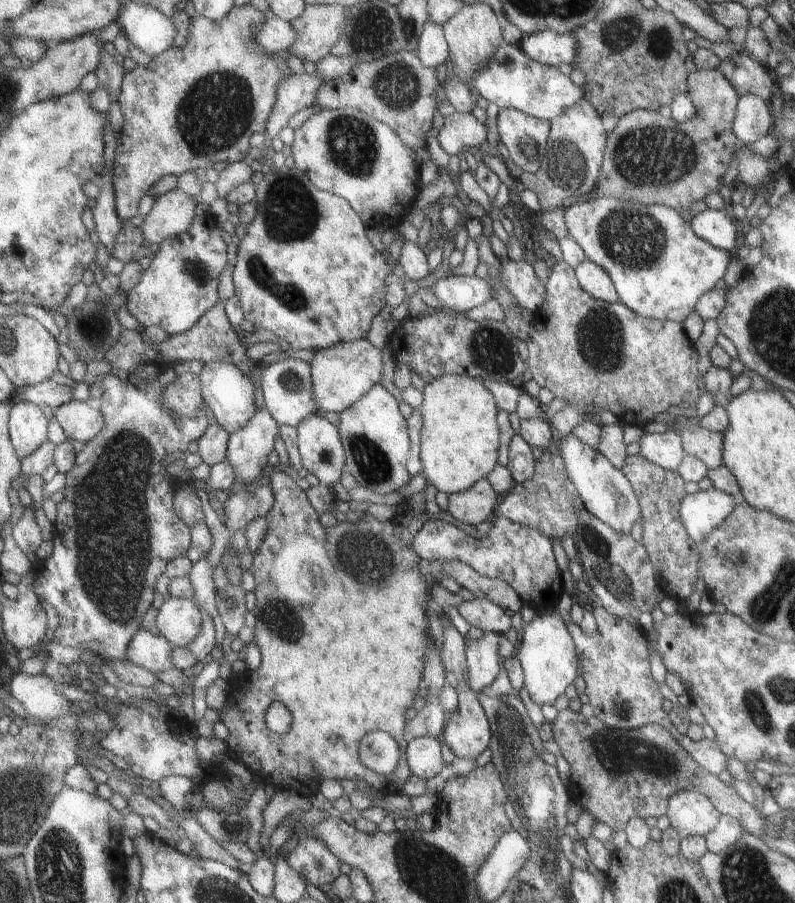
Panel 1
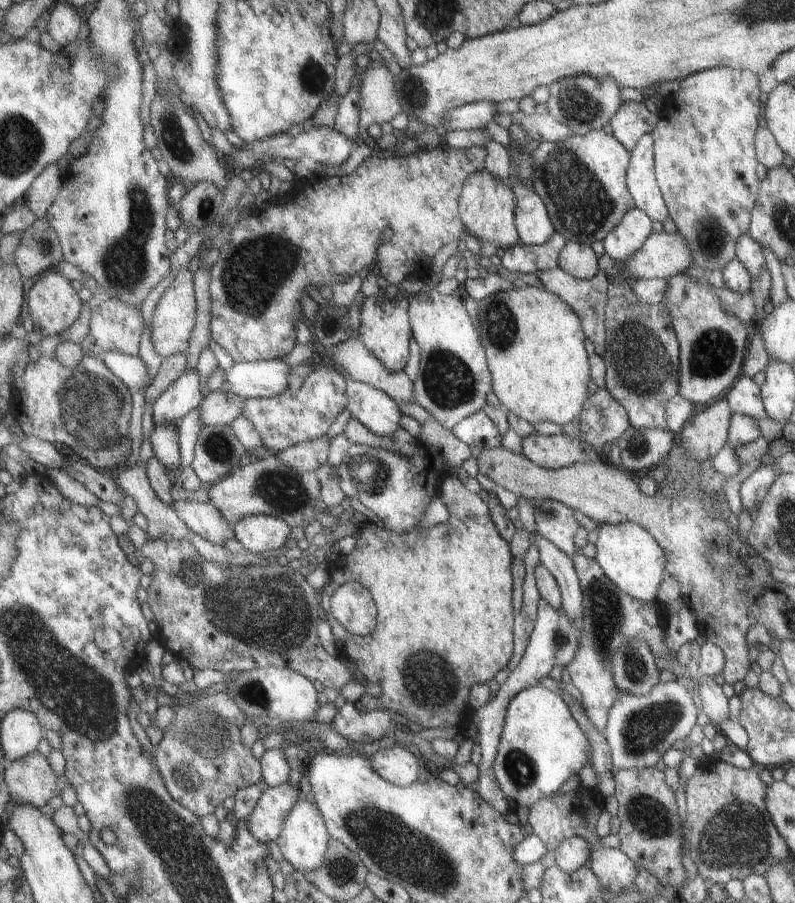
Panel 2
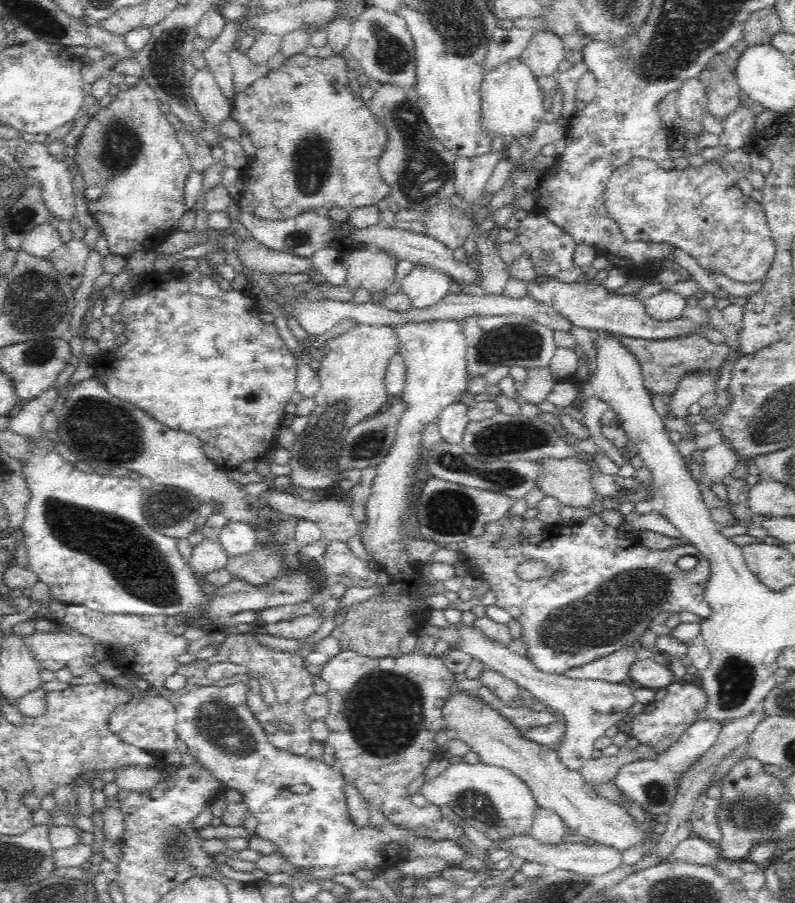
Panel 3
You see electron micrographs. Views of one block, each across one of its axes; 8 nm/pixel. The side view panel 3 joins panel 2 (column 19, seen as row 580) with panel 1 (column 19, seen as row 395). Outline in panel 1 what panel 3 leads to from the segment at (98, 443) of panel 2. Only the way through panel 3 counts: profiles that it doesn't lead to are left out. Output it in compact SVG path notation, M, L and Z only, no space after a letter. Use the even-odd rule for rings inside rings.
M16 402L9 417L9 434L15 454L24 459L40 449L49 441L47 428L49 419L45 417L38 403Z

